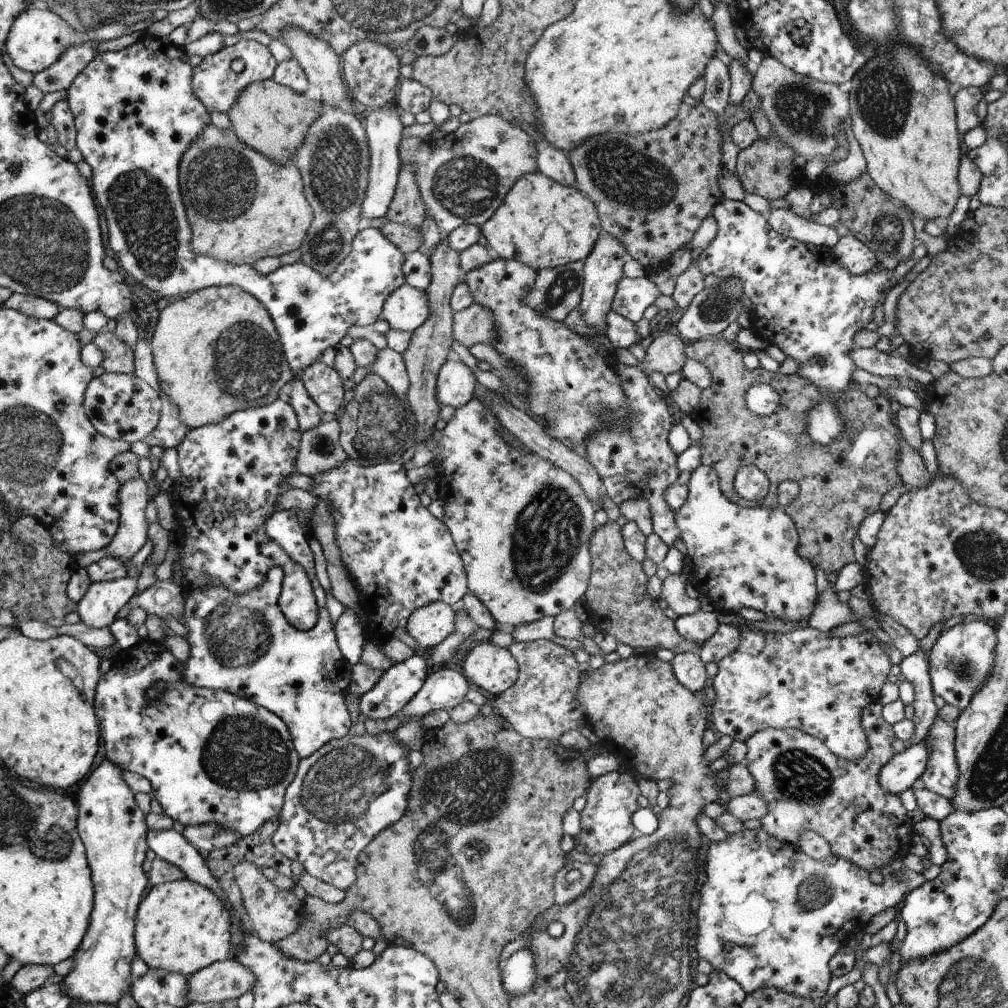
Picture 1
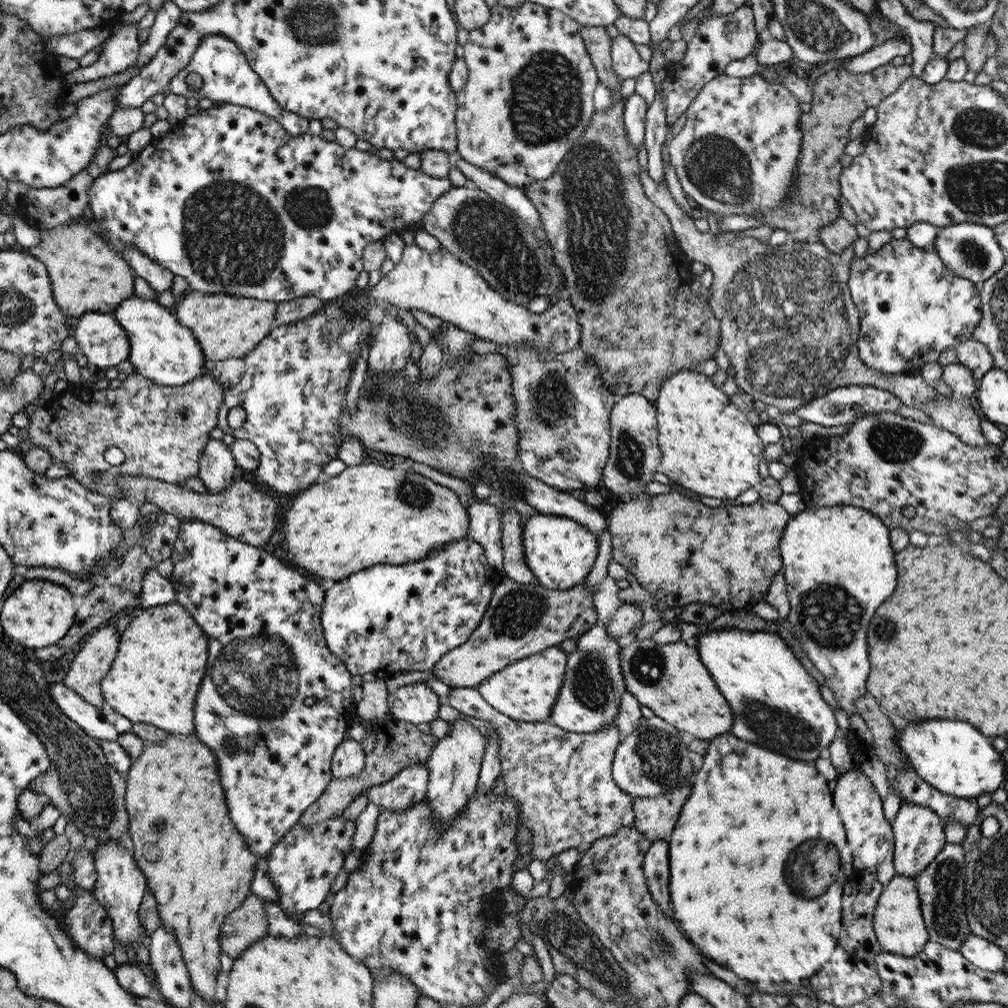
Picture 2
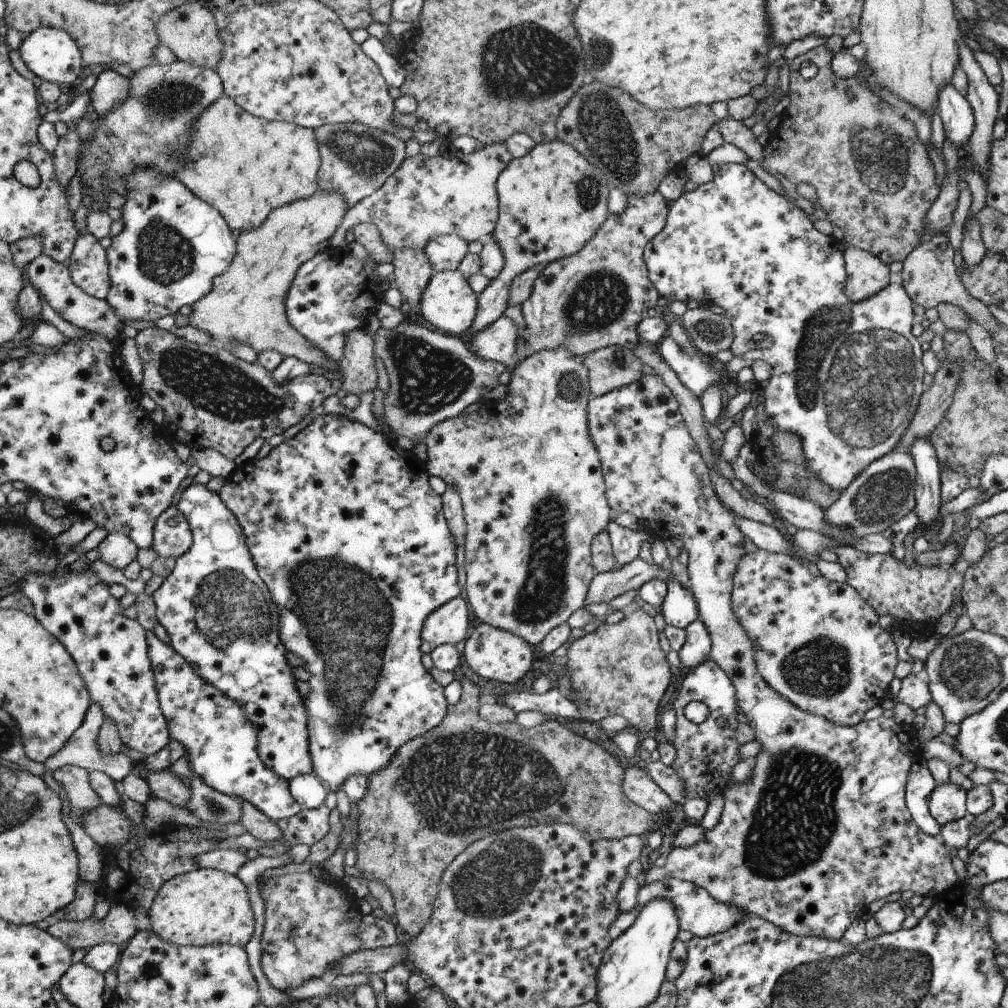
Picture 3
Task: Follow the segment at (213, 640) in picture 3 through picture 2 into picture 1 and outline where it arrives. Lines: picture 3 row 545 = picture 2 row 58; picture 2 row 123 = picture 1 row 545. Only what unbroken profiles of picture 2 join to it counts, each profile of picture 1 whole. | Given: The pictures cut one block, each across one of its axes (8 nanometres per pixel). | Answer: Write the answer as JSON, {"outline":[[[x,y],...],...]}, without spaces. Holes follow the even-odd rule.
{"outline":[[[295,509],[272,514],[266,527],[268,538],[283,547],[307,572],[318,607],[316,626],[301,631],[287,621],[279,605],[286,576],[281,566],[274,566],[266,580],[244,596],[224,586],[187,587],[181,623],[186,626],[190,656],[184,663],[182,680],[192,686],[220,689],[251,699],[279,715],[287,723],[295,749],[303,760],[324,744],[348,734],[352,720],[344,696],[350,686],[353,666],[339,648],[338,635],[334,634],[334,624],[326,608],[326,592],[315,570],[315,555],[300,528]]]}

